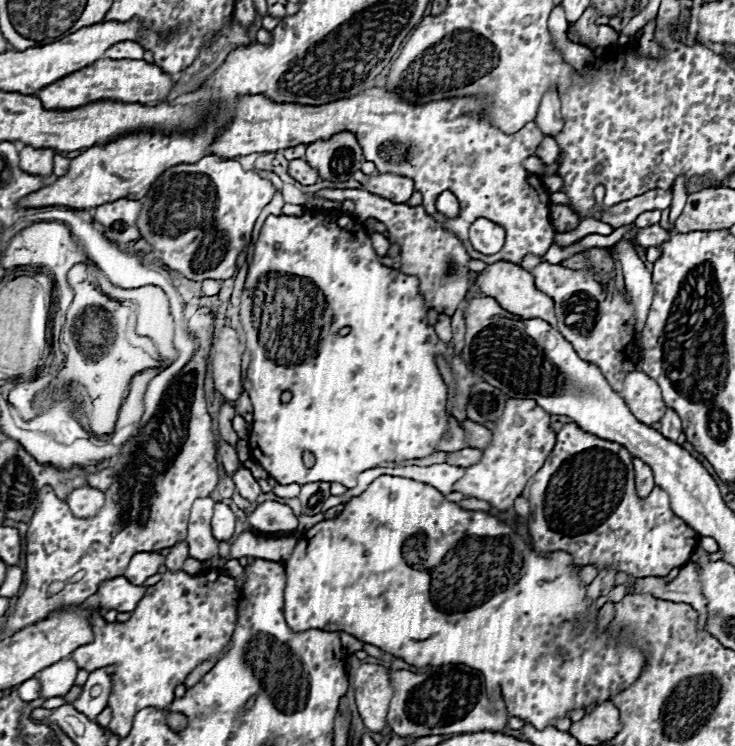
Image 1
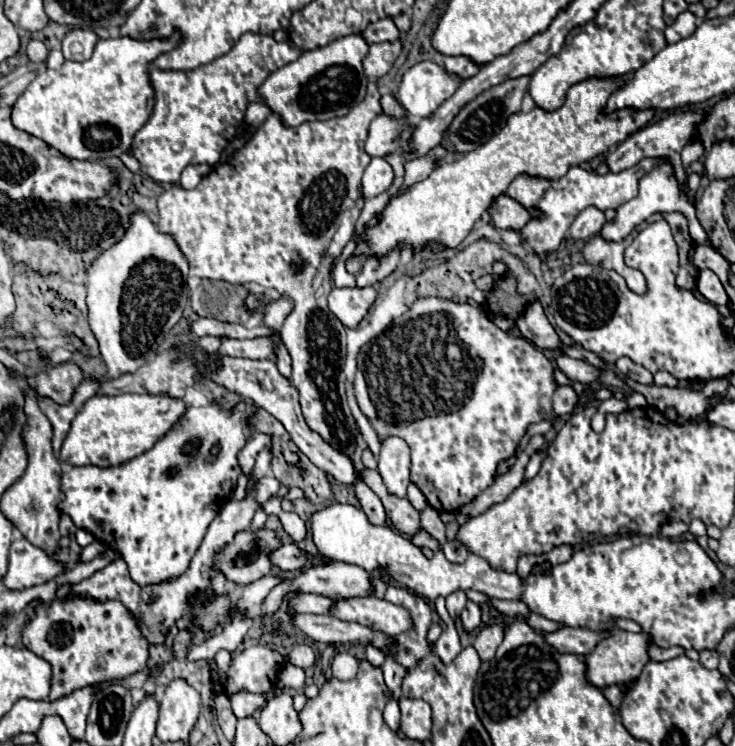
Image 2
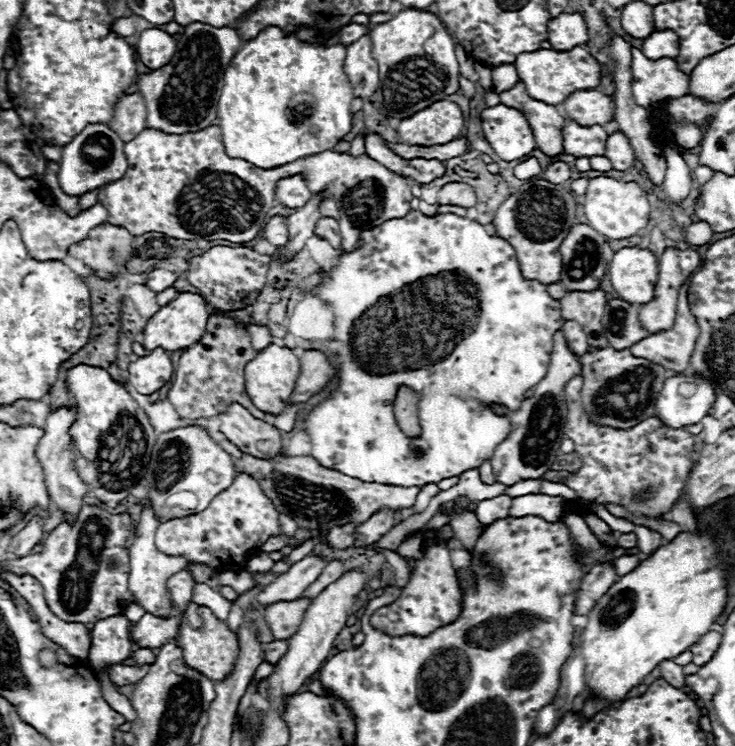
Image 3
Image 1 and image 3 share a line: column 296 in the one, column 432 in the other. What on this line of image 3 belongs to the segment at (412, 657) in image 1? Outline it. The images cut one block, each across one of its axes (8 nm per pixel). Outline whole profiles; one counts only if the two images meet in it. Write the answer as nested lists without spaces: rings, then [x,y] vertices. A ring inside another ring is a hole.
[[[442,544],[416,562],[416,568],[408,584],[402,588],[402,594],[396,598],[396,602],[378,609],[372,615],[372,624],[390,636],[404,636],[404,634],[428,636],[436,628],[454,622],[460,616],[460,608],[462,608],[462,588],[450,562],[450,550]]]

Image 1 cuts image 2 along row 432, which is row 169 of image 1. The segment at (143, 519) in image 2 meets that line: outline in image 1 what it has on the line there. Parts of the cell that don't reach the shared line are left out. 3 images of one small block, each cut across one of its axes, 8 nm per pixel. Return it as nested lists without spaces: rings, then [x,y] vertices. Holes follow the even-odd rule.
[[[204,156],[194,164],[172,166],[158,176],[142,200],[142,210],[138,214],[136,226],[140,230],[140,238],[152,246],[154,260],[162,260],[162,264],[168,268],[196,282],[228,280],[234,276],[236,258],[248,244],[256,218],[260,216],[262,208],[270,204],[274,192],[276,188],[272,182],[260,178],[254,170],[244,170],[240,162]]]

